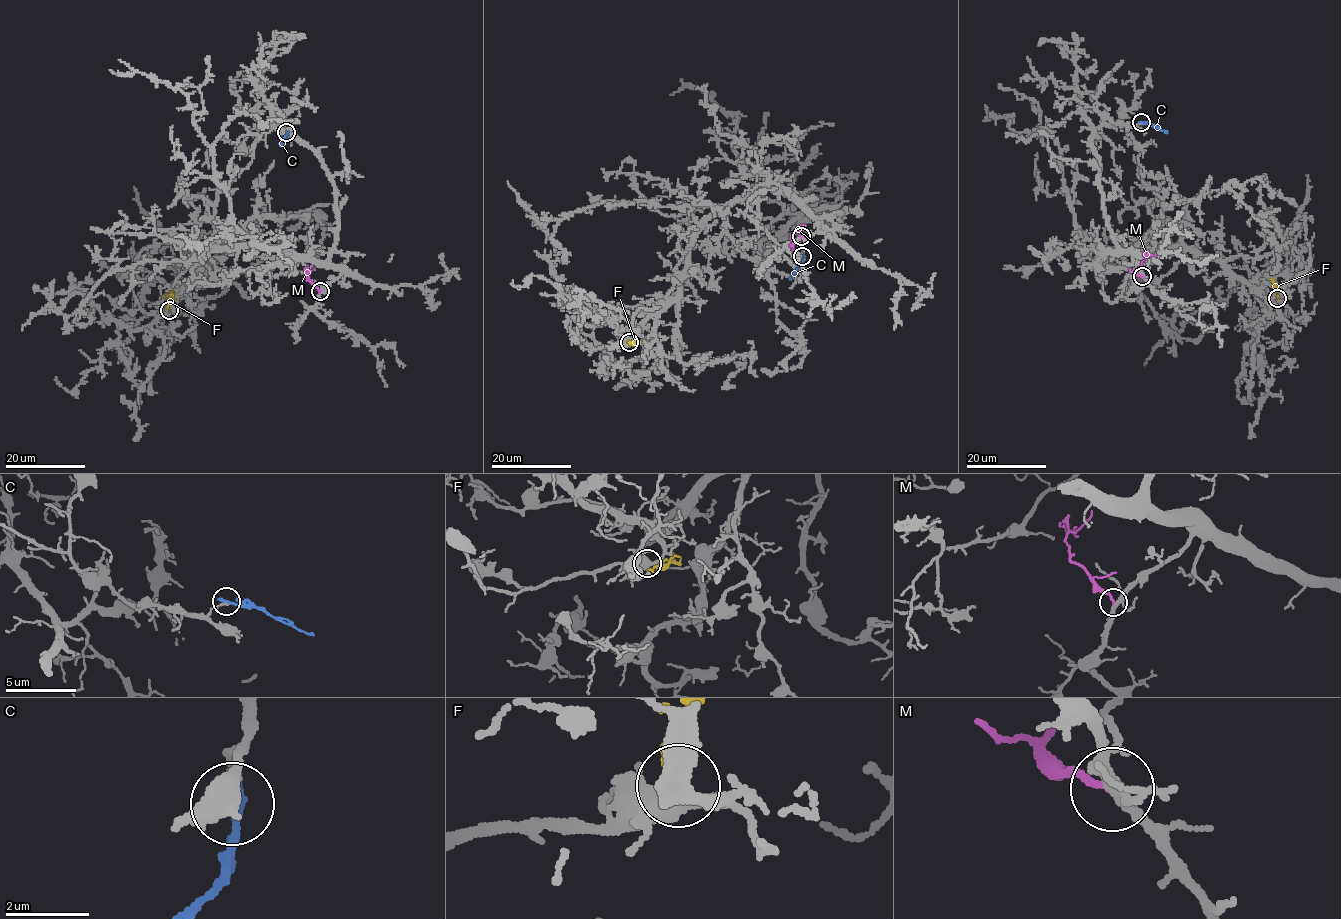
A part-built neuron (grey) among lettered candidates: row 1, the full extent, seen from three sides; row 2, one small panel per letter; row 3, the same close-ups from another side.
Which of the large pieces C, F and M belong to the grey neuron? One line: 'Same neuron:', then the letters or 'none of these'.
Same neuron: none of these

